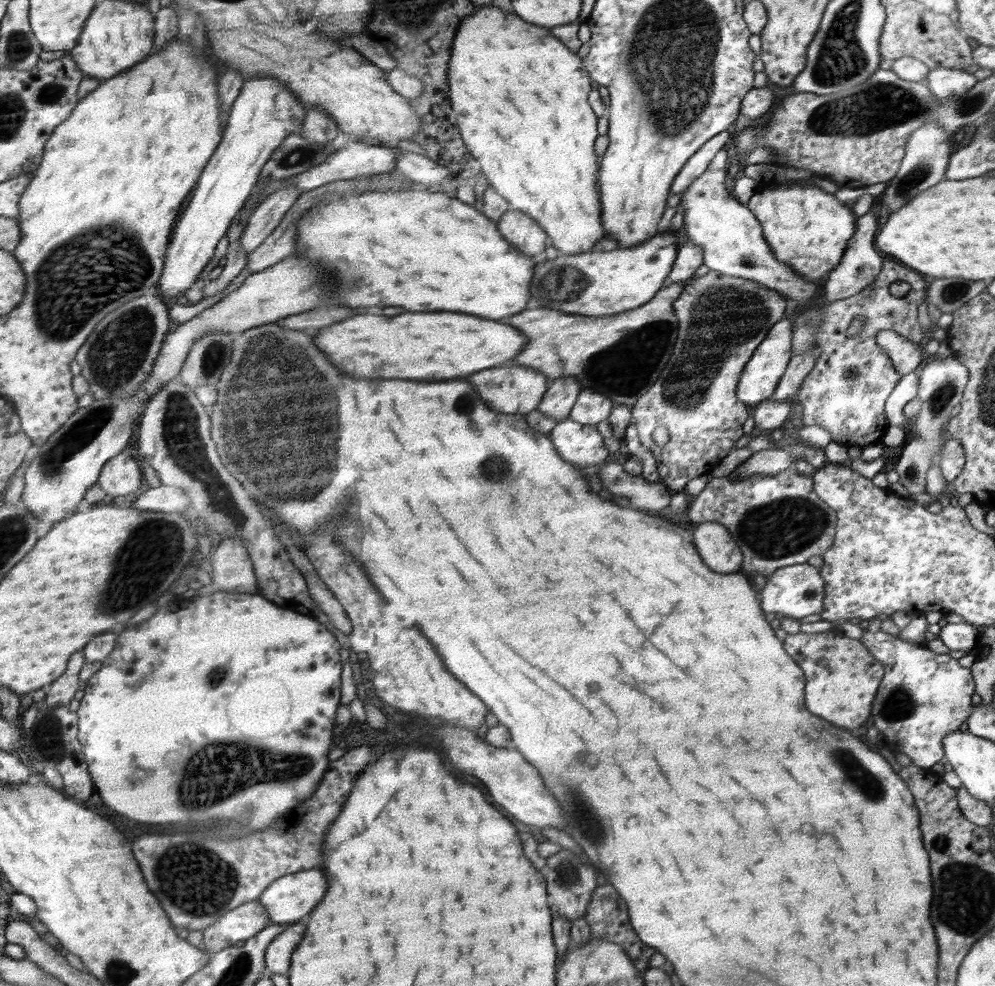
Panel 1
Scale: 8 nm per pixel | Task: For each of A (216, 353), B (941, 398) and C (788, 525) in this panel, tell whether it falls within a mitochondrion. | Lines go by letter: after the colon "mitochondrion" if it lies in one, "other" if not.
A: mitochondrion
B: mitochondrion
C: mitochondrion

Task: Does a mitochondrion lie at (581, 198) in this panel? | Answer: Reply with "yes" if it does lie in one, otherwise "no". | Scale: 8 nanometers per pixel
no

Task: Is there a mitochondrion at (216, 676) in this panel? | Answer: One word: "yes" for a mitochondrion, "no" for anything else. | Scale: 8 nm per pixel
yes

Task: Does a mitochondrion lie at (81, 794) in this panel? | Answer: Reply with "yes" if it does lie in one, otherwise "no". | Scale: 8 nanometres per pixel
no

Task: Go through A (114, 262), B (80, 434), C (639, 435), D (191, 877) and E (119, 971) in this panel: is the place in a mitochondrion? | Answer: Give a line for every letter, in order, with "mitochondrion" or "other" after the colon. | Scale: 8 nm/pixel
A: mitochondrion
B: mitochondrion
C: other
D: mitochondrion
E: mitochondrion

